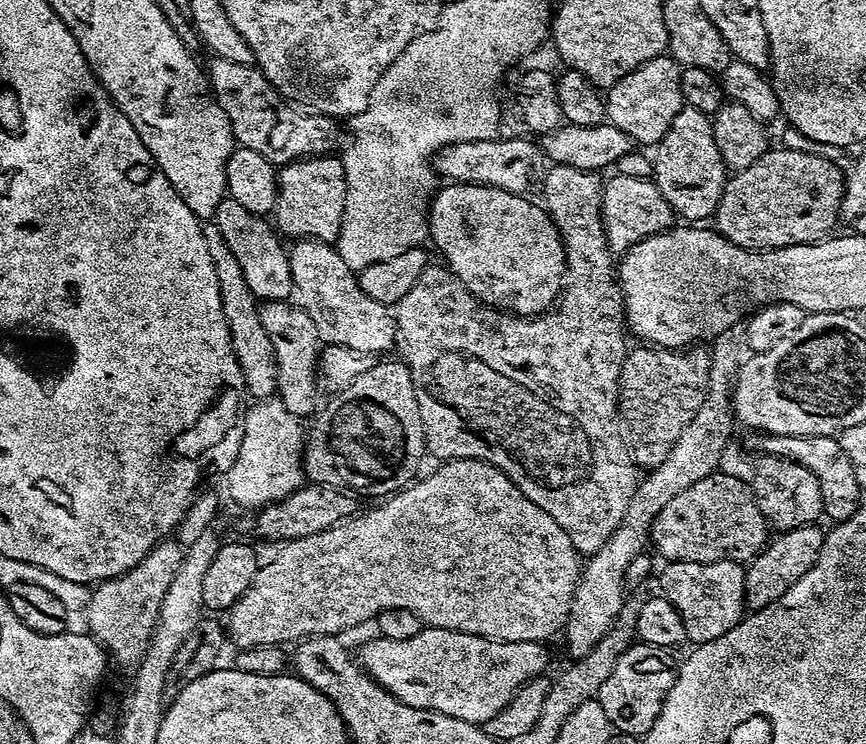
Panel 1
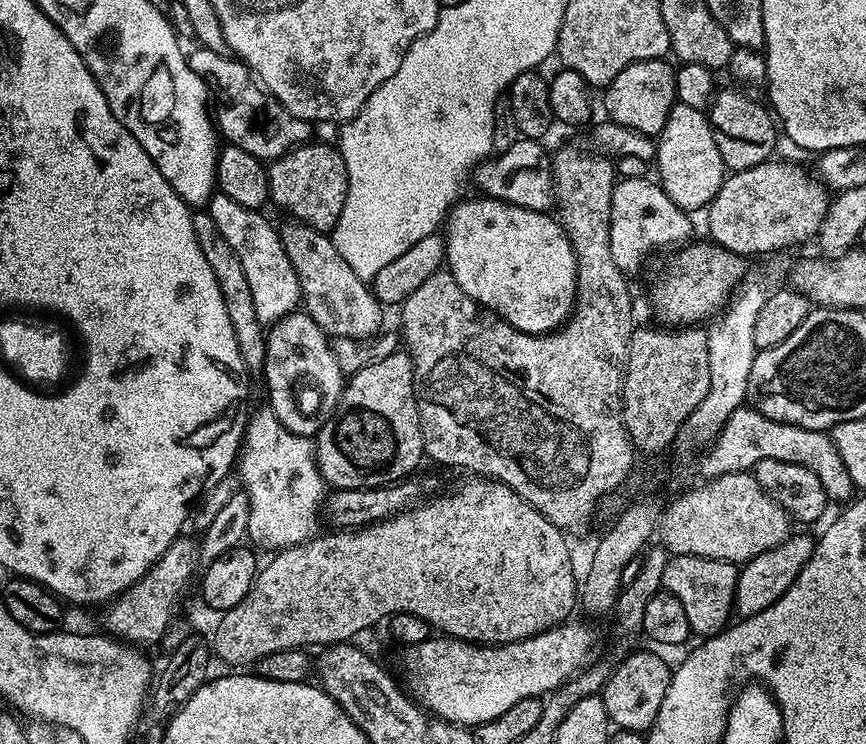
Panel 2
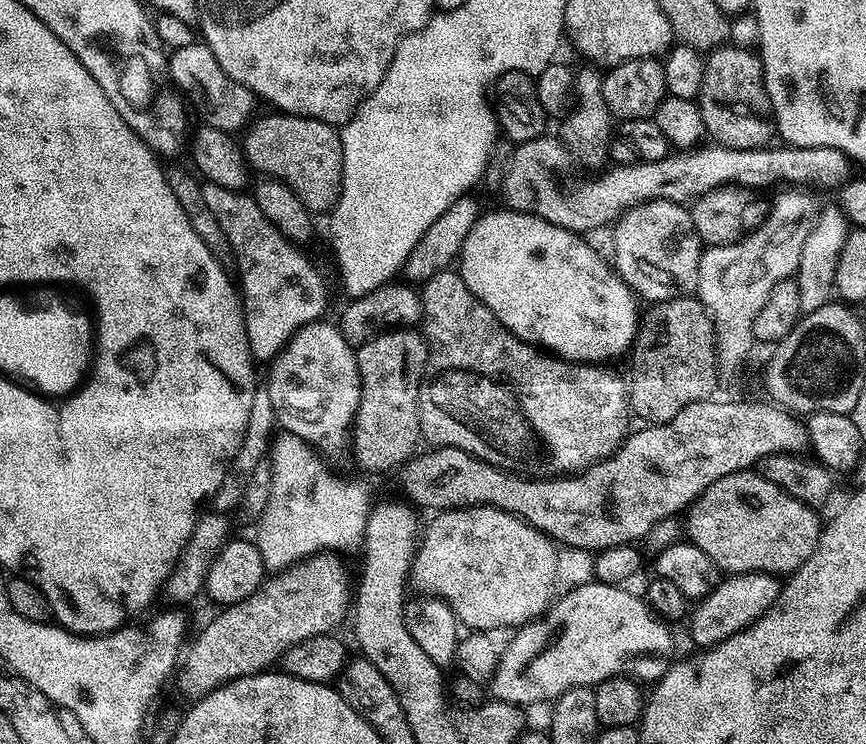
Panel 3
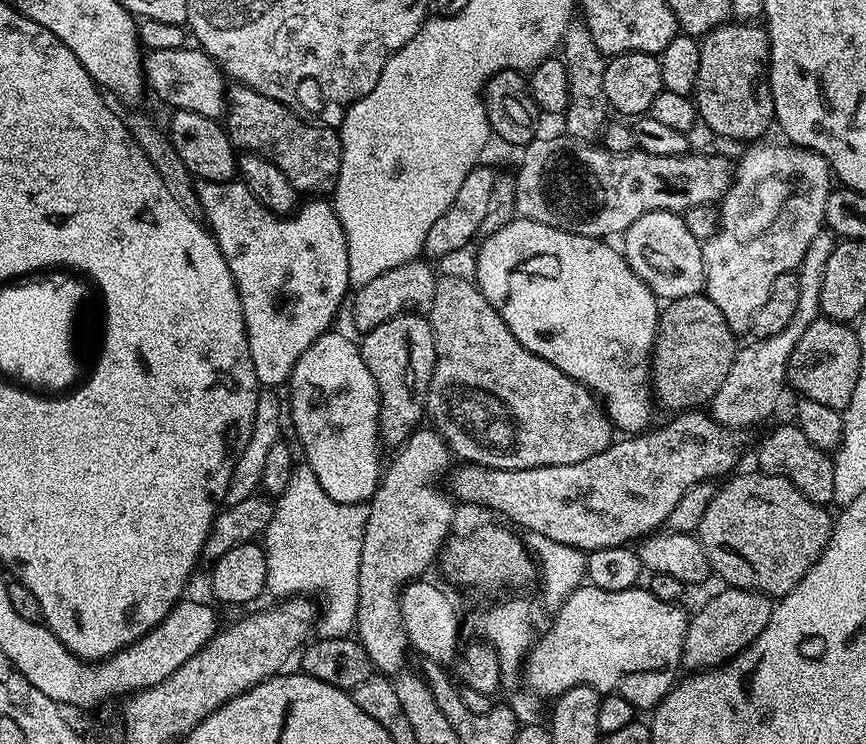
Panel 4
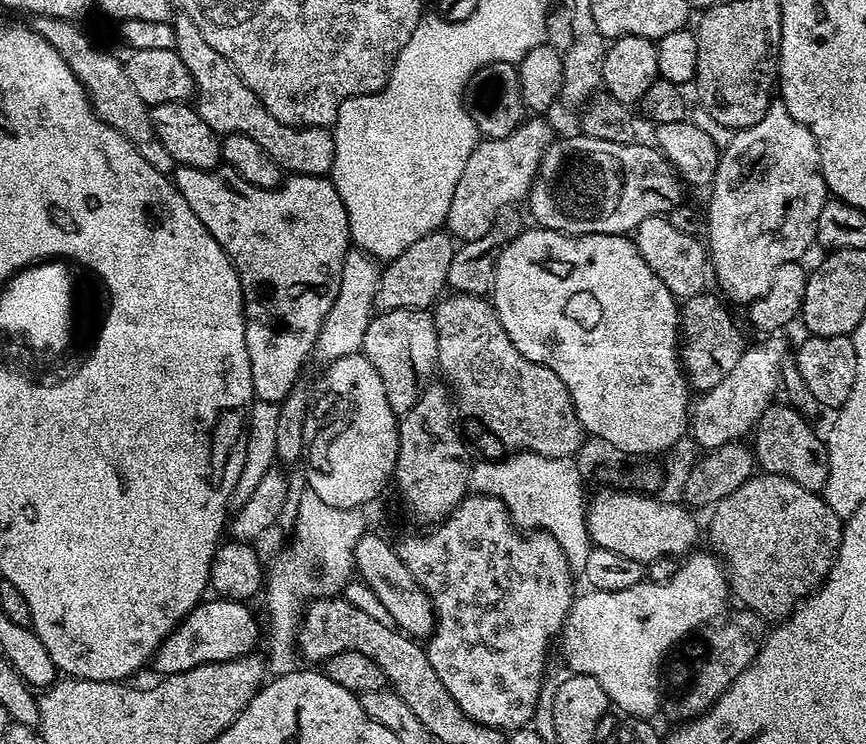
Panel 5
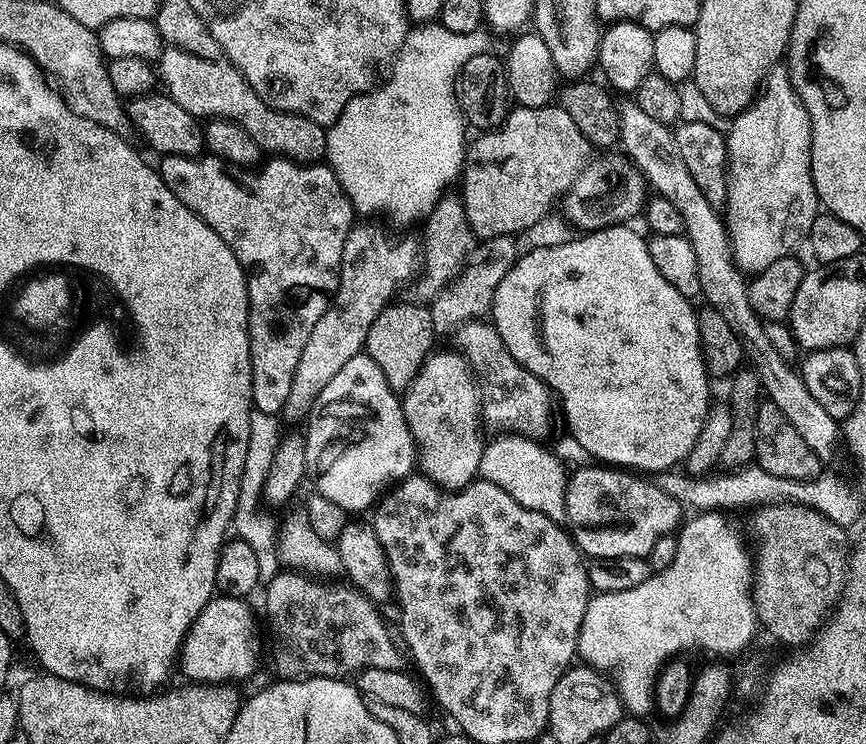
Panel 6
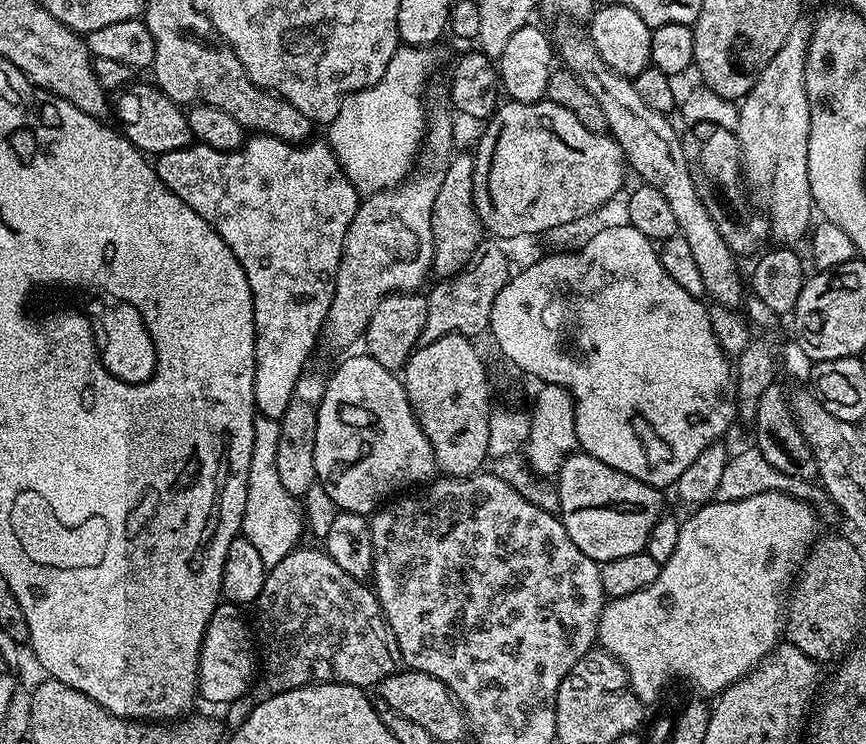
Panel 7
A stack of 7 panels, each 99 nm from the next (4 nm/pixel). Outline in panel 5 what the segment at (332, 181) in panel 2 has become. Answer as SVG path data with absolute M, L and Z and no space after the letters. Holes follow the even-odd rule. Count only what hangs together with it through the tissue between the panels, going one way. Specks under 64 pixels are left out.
M177 15L172 29L176 43L174 51L178 58L182 58L186 70L190 70L196 113L202 118L202 122L206 122L206 126L210 126L210 130L221 137L246 134L246 138L254 138L254 142L258 142L258 146L262 146L262 150L266 150L266 154L270 154L270 158L274 158L274 162L278 162L285 173L323 177L331 173L334 135L329 129L301 128L278 122L278 118L274 118L274 114L270 114L266 106L262 106L254 90L250 90L250 86L242 82L234 66L230 66L230 62L226 62L226 58L222 58L222 54L218 54L218 50L214 50L214 46L210 46L206 38L202 38L202 30L198 30L198 26L194 26L188 16Z

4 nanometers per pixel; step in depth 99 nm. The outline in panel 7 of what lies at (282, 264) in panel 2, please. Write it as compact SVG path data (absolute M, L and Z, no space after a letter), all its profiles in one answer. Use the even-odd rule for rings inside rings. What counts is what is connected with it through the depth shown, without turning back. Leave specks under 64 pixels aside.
M252 134L245 139L240 147L235 148L233 152L214 150L205 144L193 143L186 148L161 152L154 160L154 167L161 182L163 182L175 196L182 198L182 202L186 202L186 206L190 206L190 210L194 210L194 214L198 214L198 218L205 220L205 222L219 234L222 238L222 242L226 242L226 246L230 246L234 258L238 258L238 262L246 274L248 285L252 291L254 326L256 327L254 402L256 403L257 413L271 420L280 421L286 414L286 406L290 406L290 398L292 397L294 386L298 382L300 375L306 370L307 364L304 363L307 362L308 355L311 354L312 347L315 346L316 340L318 344L318 341L321 339L324 319L330 310L330 302L334 298L336 271L338 270L340 259L342 258L342 246L346 238L346 230L350 226L350 222L356 213L356 208L361 202L361 197L358 195L356 187L346 178L346 174L342 170L342 166L336 161L336 156L333 154L332 149L328 147L323 139L315 140L316 139L313 139L311 142L301 146L298 144L288 144L285 140L279 140L273 136Z

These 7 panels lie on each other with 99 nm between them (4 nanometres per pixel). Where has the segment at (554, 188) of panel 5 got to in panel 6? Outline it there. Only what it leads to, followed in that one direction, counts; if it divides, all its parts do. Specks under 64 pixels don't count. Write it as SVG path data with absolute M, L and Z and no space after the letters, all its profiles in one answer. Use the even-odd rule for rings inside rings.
M612 150L589 159L580 176L563 193L564 216L585 233L596 232L600 228L611 228L613 224L628 224L636 215L643 213L649 199L650 188L644 173L636 167L628 156Z

